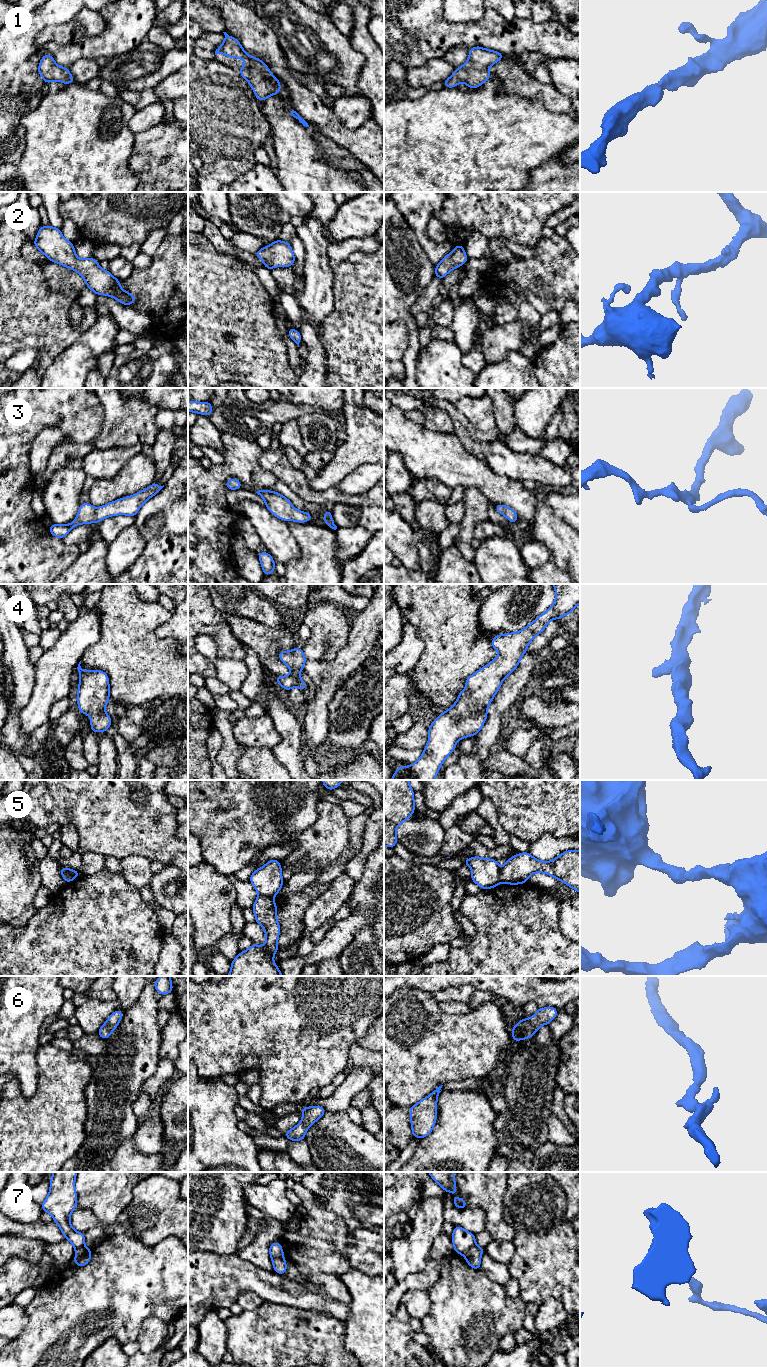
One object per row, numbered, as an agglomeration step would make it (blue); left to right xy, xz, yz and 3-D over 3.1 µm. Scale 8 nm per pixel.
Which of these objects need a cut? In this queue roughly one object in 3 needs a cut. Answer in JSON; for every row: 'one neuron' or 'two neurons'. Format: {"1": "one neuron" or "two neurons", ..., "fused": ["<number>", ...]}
{"1": "one neuron", "2": "one neuron", "3": "one neuron", "4": "one neuron", "5": "two neurons", "6": "one neuron", "7": "two neurons", "fused": ["5", "7"]}

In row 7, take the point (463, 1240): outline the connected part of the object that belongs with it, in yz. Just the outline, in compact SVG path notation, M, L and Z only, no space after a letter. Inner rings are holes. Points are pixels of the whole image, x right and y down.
M455 1226L452 1234L454 1252L465 1256L468 1250L476 1244L475 1234L466 1231L461 1226Z

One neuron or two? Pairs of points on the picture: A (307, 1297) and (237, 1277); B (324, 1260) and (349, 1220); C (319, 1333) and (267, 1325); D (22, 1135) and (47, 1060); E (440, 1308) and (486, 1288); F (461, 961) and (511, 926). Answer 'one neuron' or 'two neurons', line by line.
A: one neuron
B: two neurons
C: one neuron
D: one neuron
E: one neuron
F: one neuron

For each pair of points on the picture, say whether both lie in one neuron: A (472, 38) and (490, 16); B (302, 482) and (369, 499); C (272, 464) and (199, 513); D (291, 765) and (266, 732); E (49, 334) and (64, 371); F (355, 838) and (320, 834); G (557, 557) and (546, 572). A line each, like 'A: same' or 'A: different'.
A: same
B: same
C: different
D: different
E: different
F: different
G: same

